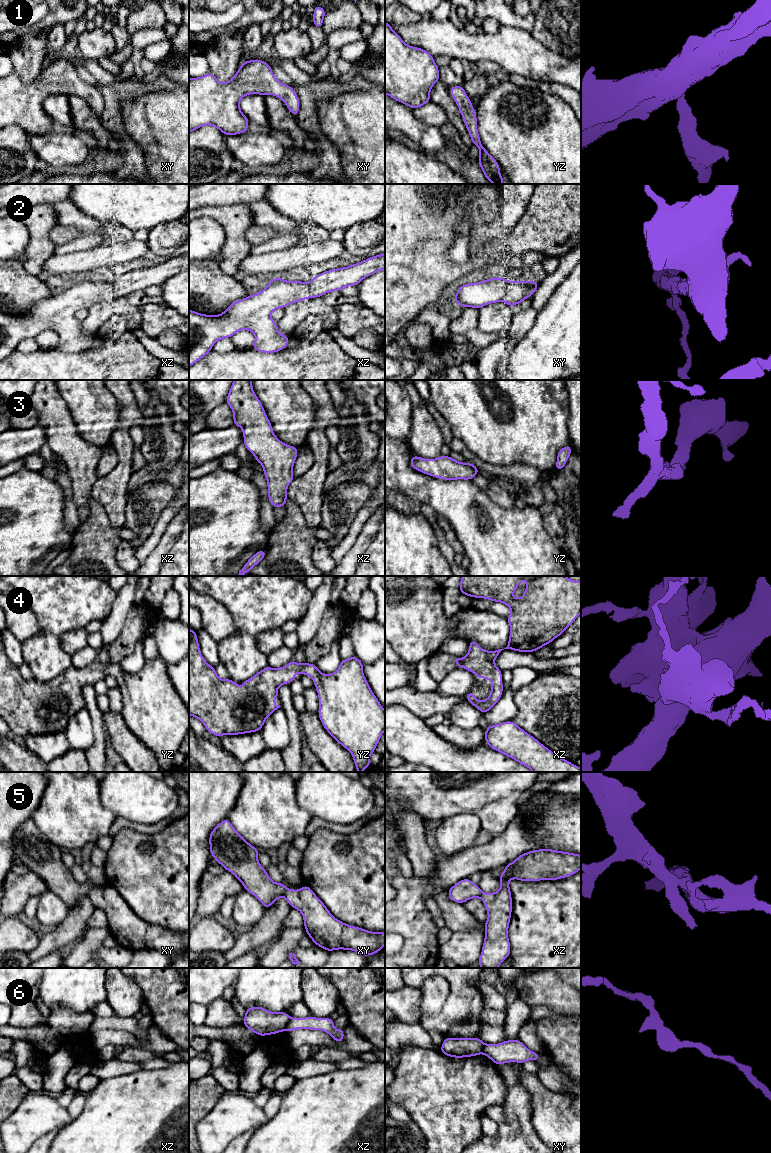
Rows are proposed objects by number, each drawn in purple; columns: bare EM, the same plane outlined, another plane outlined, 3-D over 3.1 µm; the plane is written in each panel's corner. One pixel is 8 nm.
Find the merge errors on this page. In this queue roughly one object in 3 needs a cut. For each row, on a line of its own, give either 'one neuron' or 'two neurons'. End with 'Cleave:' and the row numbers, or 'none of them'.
1: one neuron
2: one neuron
3: one neuron
4: one neuron
5: two neurons
6: two neurons
Cleave: 5, 6

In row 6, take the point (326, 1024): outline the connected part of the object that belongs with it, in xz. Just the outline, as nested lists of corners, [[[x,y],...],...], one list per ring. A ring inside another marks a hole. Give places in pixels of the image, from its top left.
[[[329,1017],[290,1018],[286,1031],[291,1032],[297,1029],[322,1030],[329,1034],[337,1043],[341,1043],[344,1040],[344,1029],[335,1029],[334,1020]]]

